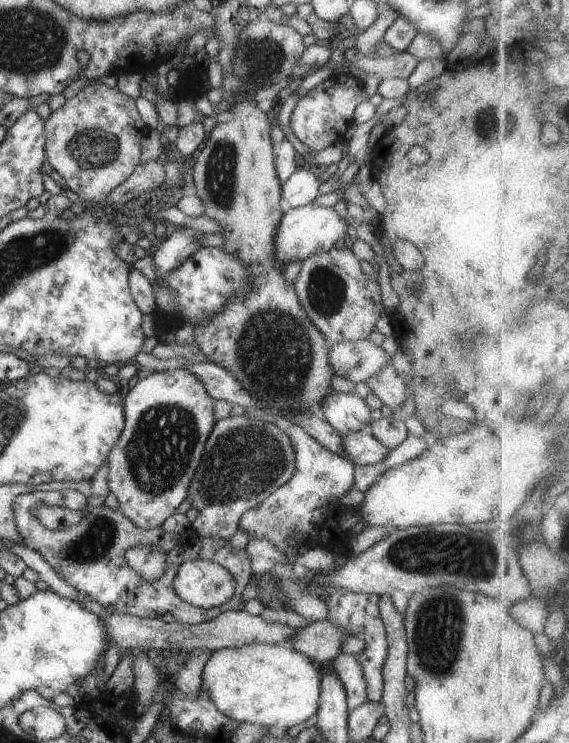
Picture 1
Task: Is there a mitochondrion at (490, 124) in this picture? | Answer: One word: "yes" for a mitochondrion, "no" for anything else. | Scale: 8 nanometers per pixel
yes

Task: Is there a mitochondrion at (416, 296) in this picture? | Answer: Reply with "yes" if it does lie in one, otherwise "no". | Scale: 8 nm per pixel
no

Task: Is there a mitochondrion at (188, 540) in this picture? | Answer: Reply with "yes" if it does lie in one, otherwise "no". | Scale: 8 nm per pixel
no

